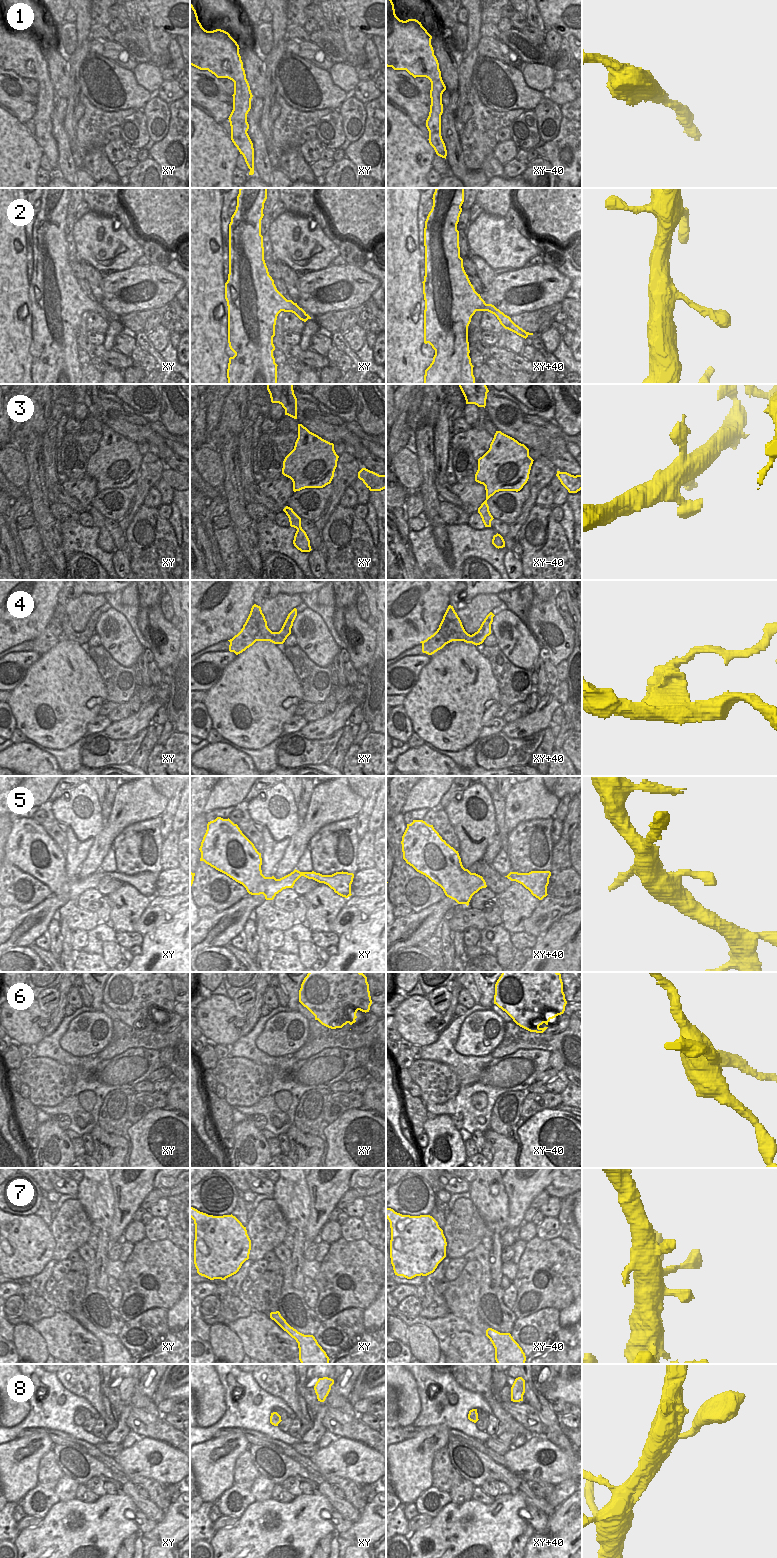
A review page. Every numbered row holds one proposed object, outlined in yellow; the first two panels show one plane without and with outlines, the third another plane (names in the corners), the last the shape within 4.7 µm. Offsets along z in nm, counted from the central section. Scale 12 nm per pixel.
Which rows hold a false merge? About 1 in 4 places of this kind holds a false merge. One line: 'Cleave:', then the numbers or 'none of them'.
Cleave: 4, 6

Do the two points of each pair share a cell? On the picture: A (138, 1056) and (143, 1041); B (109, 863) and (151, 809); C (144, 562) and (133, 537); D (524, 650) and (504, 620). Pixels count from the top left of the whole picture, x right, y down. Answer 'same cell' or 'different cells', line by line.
A: different cells
B: different cells
C: same cell
D: same cell

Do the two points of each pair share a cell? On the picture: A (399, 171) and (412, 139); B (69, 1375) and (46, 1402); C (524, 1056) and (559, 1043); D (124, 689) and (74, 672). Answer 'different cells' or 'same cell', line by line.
A: same cell
B: different cells
C: different cells
D: different cells

